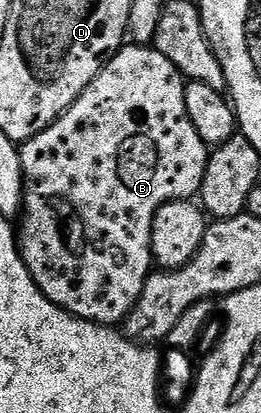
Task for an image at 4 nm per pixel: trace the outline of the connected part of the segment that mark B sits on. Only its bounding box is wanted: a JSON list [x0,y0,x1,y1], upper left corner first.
[16,45,208,325]

